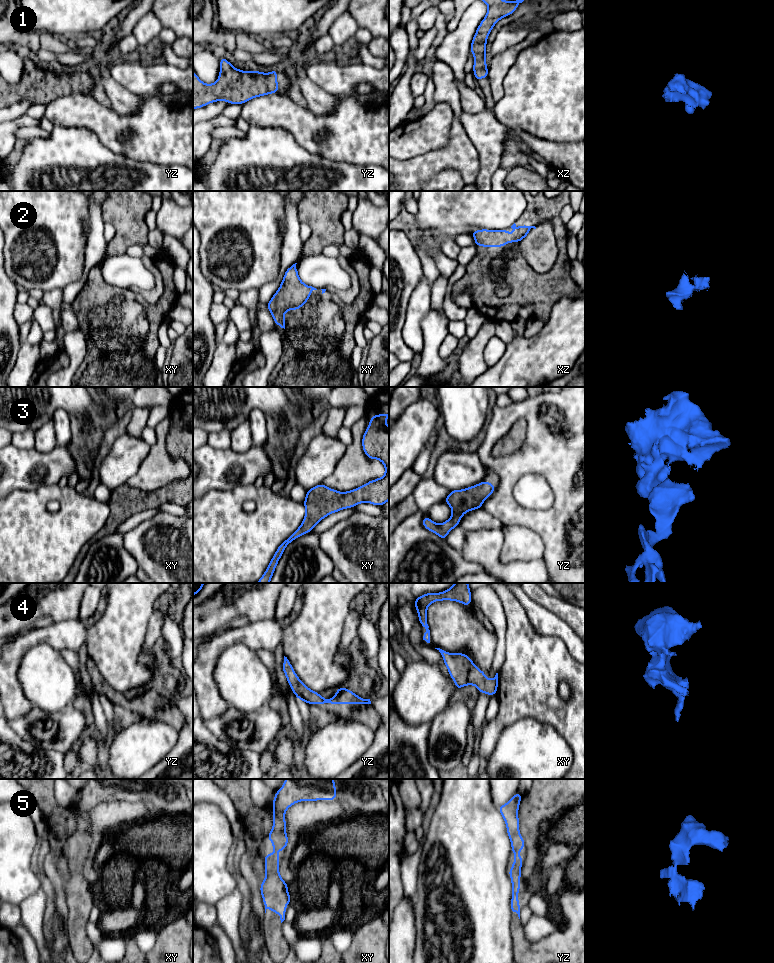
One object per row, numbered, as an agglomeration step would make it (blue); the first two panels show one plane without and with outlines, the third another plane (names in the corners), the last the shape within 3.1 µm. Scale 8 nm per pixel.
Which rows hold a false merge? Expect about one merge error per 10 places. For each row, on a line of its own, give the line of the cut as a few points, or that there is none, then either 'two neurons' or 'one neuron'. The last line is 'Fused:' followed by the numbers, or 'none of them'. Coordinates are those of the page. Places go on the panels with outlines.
1: no cut; one neuron
2: no cut; one neuron
3: no cut; one neuron
4: no cut; one neuron
5: no cut; one neuron
Fused: none of them

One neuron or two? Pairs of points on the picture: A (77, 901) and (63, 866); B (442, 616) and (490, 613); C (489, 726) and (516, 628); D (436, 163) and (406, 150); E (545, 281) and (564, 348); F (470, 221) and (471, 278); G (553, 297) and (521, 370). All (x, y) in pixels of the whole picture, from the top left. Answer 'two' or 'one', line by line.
A: two
B: two
C: one
D: two
E: two
F: two
G: two

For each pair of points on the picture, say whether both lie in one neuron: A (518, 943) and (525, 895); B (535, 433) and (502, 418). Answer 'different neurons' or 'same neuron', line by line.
A: same neuron
B: same neuron

